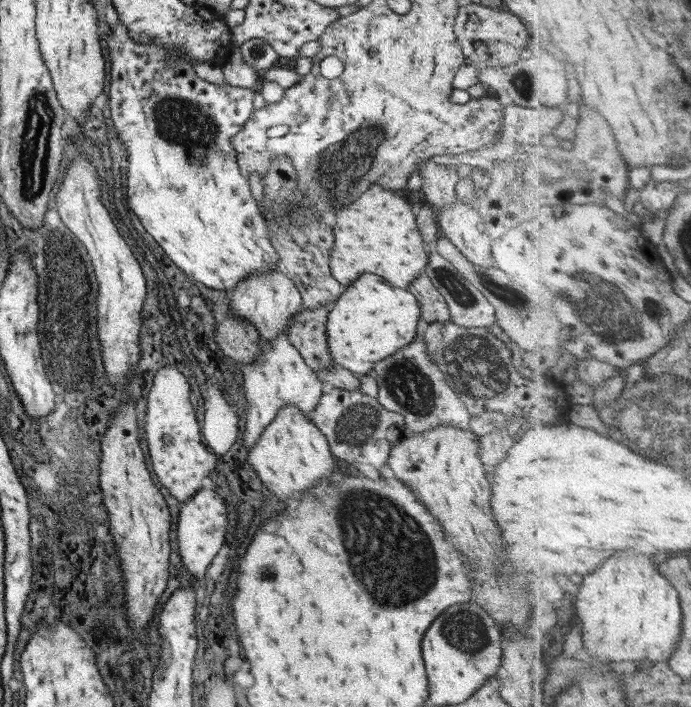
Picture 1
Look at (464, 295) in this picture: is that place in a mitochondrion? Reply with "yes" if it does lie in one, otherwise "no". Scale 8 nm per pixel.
yes

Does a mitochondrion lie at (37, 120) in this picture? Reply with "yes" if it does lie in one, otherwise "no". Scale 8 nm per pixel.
yes

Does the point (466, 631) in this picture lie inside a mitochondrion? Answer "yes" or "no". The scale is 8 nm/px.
yes

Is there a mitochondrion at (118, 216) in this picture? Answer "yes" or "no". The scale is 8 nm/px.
no

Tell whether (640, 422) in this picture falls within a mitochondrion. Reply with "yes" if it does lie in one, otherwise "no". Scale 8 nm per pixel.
yes

